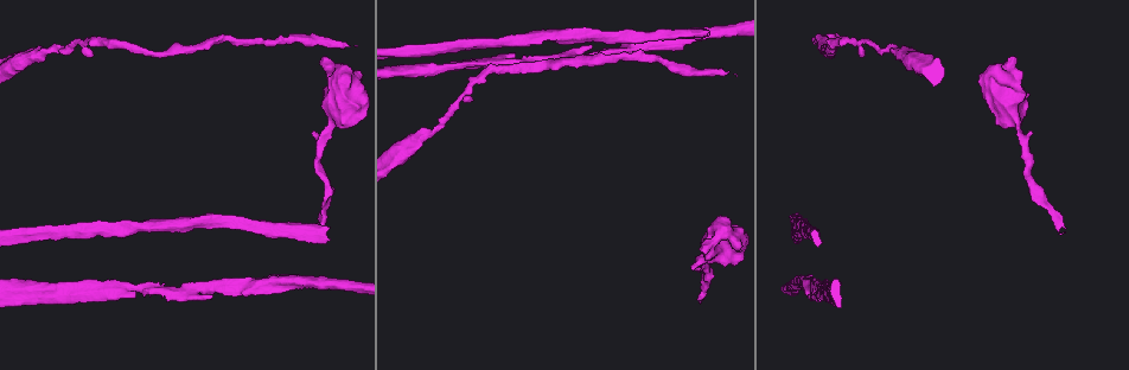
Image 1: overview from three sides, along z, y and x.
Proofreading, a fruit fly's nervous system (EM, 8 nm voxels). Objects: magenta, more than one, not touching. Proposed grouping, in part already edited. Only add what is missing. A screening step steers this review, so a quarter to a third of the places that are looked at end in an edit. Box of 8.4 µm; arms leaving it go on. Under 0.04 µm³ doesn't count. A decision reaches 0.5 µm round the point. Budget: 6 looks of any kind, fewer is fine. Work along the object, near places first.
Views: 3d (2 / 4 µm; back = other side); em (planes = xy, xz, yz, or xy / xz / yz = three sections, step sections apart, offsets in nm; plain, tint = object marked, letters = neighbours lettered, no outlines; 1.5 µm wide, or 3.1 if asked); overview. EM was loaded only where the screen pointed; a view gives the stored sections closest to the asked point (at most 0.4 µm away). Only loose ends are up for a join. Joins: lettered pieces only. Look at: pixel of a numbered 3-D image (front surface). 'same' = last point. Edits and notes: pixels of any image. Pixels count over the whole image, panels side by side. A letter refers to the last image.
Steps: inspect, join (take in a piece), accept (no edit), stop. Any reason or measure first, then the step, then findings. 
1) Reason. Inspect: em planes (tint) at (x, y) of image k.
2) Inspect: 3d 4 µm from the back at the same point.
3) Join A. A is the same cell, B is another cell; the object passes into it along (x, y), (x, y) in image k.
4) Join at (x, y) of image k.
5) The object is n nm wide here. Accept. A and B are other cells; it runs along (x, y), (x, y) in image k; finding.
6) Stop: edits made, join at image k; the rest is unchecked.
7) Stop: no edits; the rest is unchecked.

Long arm stops here. Inspect: 3d 4 µm at (1060, 235) of image 1.

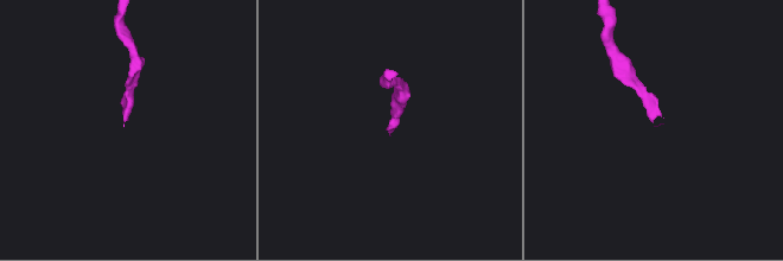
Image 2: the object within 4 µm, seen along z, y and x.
Inspect: em planes (letters) at (123, 127) of image 2.

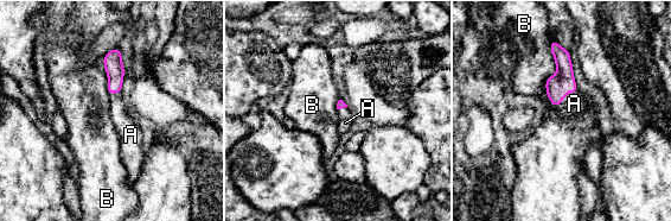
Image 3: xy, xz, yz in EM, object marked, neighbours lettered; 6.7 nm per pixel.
Join A. A is the same cell, B is another cell; the object passes into it along (557, 86), (564, 95), (574, 103) in image 3; the neuron continues.

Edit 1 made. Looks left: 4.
Branch stops here. Inspect: em yz step 8 (tint) at (708, 31) of image 1.

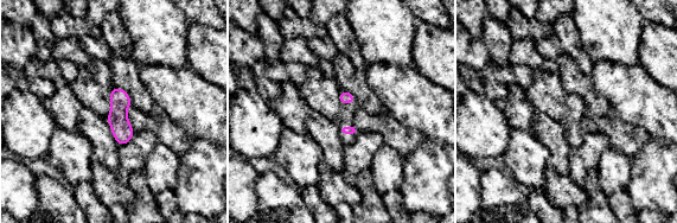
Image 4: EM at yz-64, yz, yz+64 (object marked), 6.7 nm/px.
Inspect: em yz step 8 (letters) at the same point.

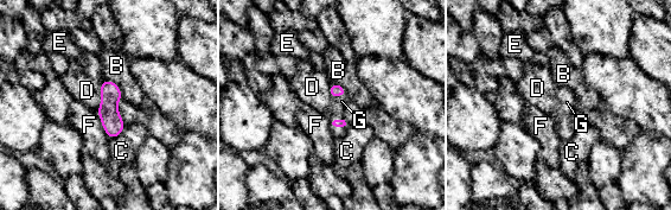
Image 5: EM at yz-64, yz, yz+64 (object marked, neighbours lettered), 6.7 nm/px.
Join G. G is the same cell, B, C, D, E and F are other cells; the object passes into it along (336, 90), (339, 95), (338, 104) in image 5; it goes on there.

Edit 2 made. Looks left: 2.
Stop: edits made, join at image 3, join at image 5; the rest is unchecked.

